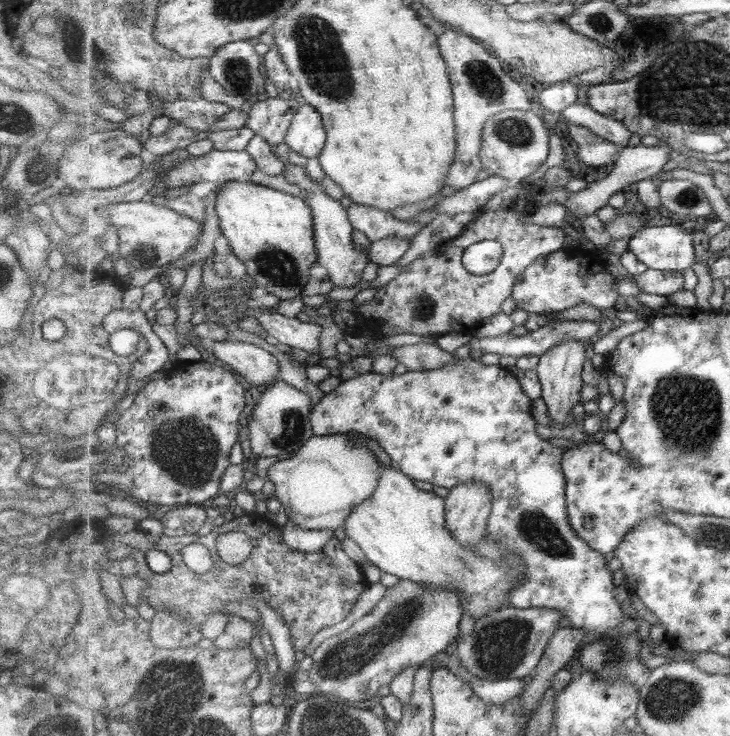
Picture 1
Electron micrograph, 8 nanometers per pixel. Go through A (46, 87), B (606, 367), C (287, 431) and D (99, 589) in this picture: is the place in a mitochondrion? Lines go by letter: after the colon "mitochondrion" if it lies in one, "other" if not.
A: other
B: other
C: mitochondrion
D: other

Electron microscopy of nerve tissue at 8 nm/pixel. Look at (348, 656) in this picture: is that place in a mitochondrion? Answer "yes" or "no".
yes

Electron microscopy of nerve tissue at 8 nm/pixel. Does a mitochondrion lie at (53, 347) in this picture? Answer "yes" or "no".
no

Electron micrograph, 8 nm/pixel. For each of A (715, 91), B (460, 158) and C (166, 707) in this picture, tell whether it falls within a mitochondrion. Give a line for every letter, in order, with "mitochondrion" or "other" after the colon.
A: mitochondrion
B: other
C: mitochondrion

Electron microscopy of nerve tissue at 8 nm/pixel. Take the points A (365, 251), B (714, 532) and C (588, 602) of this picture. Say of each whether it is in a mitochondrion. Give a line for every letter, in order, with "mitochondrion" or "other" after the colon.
A: other
B: mitochondrion
C: other

